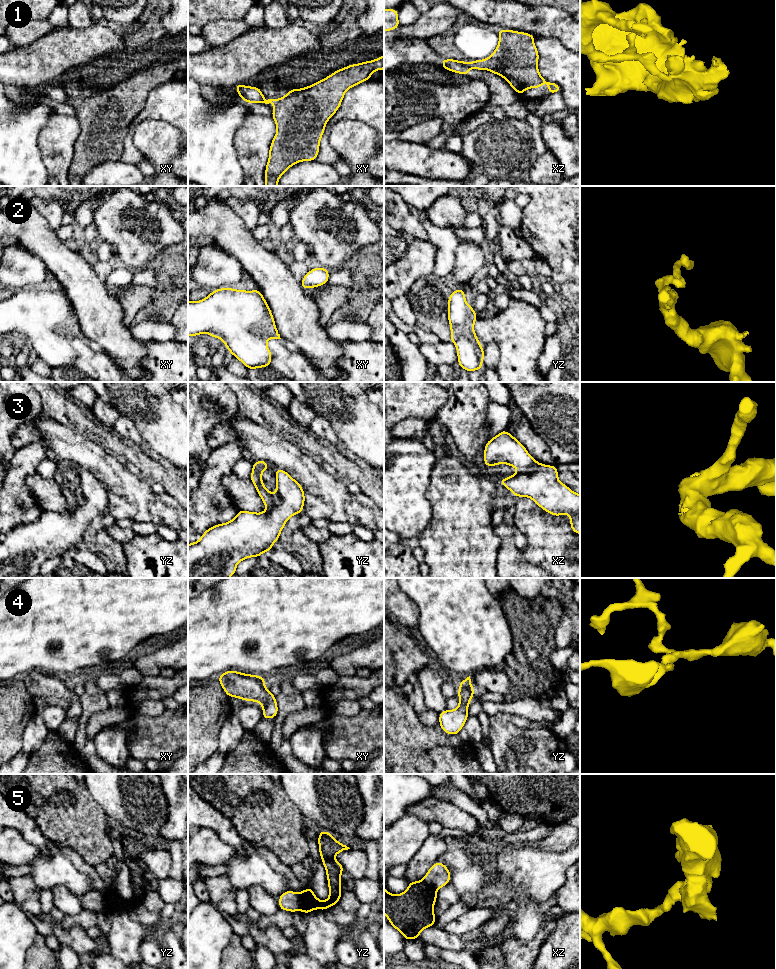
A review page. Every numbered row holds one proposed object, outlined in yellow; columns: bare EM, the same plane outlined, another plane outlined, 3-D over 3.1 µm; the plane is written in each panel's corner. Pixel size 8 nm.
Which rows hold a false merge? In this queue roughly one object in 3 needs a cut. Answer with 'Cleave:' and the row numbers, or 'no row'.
Cleave: 1, 5

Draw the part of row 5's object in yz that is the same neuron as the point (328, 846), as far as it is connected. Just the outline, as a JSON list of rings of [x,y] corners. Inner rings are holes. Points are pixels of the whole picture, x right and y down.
[[[321,830],[318,836],[319,853],[322,863],[326,869],[329,898],[326,901],[319,900],[312,887],[302,890],[300,911],[306,915],[315,910],[325,911],[329,907],[339,903],[342,895],[341,891],[341,873],[344,868],[340,862],[334,859],[334,856],[344,850],[350,849],[346,845],[334,839],[330,832]]]

